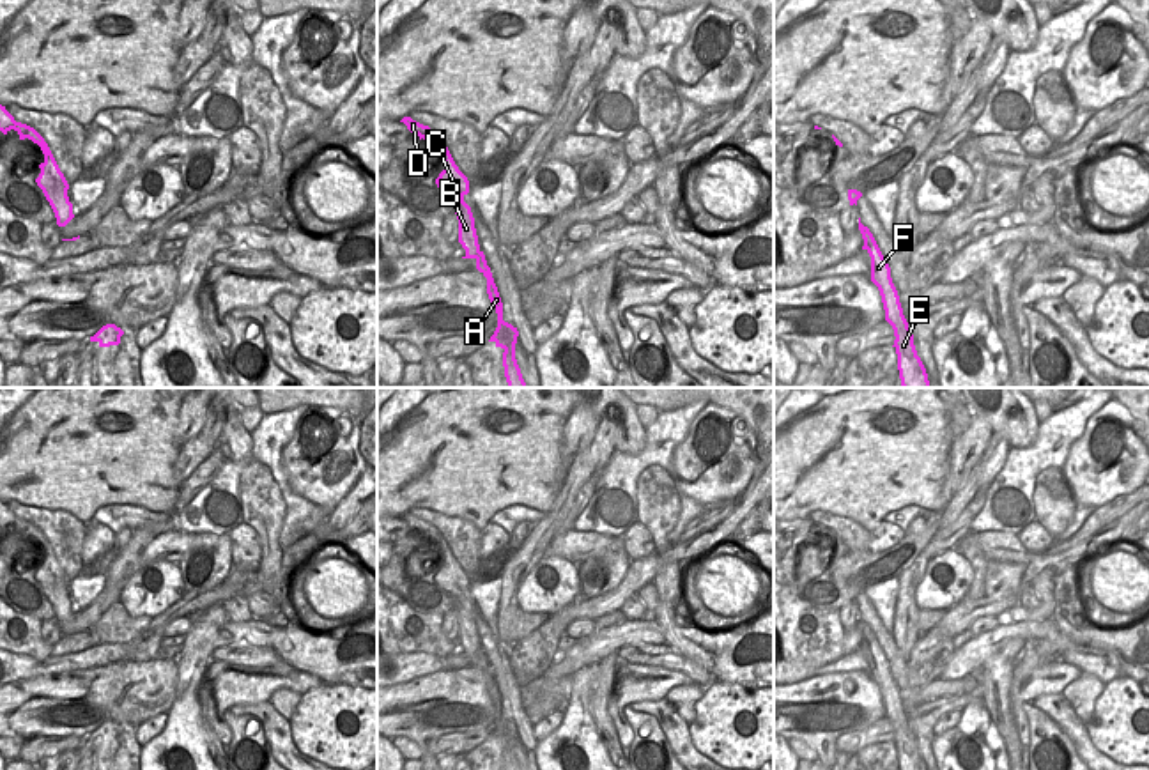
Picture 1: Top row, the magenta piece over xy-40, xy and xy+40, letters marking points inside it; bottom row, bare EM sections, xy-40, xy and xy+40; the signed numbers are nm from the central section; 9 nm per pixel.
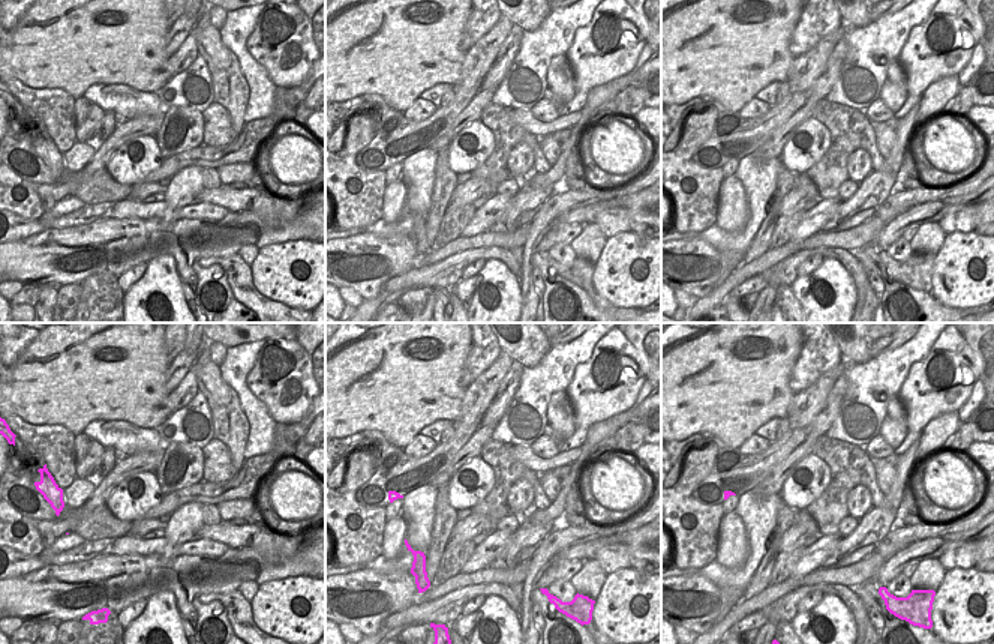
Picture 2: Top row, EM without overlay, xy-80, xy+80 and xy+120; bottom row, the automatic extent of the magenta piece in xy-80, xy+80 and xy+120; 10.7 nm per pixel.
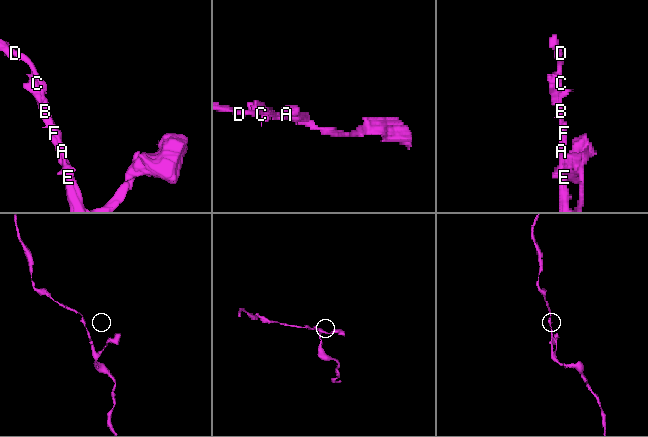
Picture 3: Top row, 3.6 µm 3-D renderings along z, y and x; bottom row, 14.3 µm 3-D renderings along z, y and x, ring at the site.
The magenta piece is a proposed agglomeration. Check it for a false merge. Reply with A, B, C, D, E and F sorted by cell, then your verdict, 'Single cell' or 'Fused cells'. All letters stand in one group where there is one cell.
Groups: A B C D E F. Single cell

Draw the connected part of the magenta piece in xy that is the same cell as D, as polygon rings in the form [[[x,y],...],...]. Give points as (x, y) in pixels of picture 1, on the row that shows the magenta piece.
[[[404,117],[400,122],[404,122],[413,135],[418,135],[420,140],[428,140],[444,161],[444,170],[436,179],[436,184],[455,204],[455,214],[459,219],[459,243],[466,250],[466,255],[462,258],[476,260],[476,269],[487,278],[487,294],[497,313],[497,327],[489,342],[494,342],[496,347],[501,347],[505,350],[503,366],[508,388],[528,388],[515,359],[515,343],[519,331],[517,327],[503,320],[503,303],[494,283],[490,267],[487,266],[485,255],[480,250],[471,207],[464,202],[464,196],[469,193],[469,181],[459,170],[446,143],[434,129],[413,120],[411,117]]]

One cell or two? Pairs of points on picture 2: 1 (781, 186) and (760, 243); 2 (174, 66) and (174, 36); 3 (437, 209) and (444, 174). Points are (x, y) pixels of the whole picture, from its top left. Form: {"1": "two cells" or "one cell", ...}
{"1": "one cell", "2": "two cells", "3": "one cell"}

